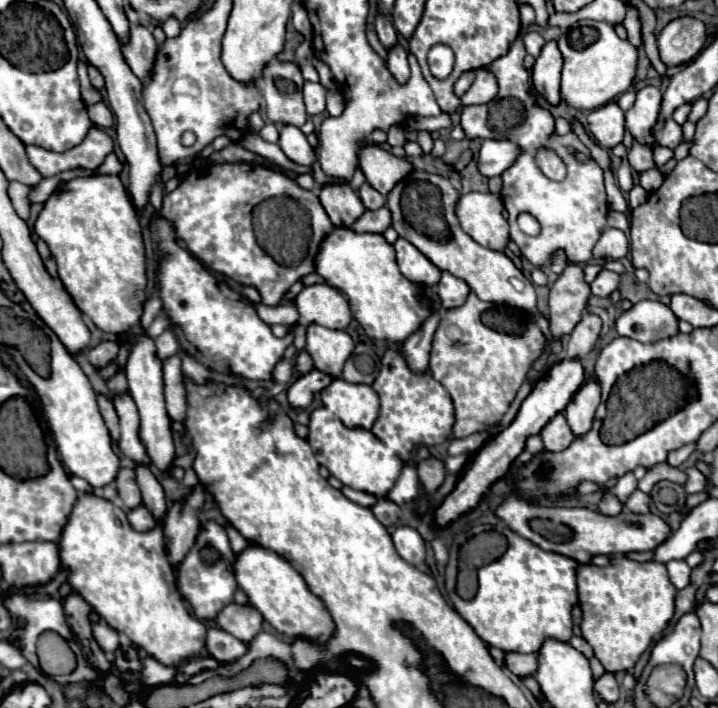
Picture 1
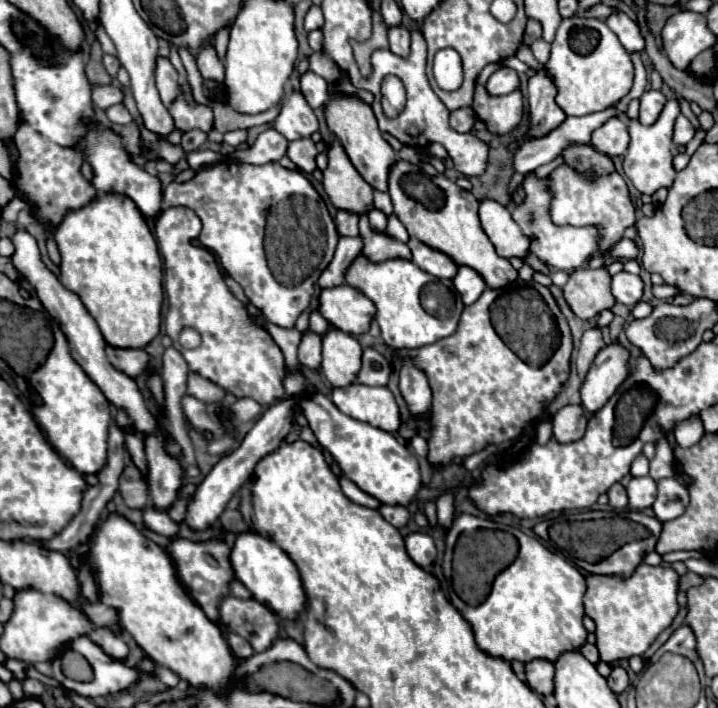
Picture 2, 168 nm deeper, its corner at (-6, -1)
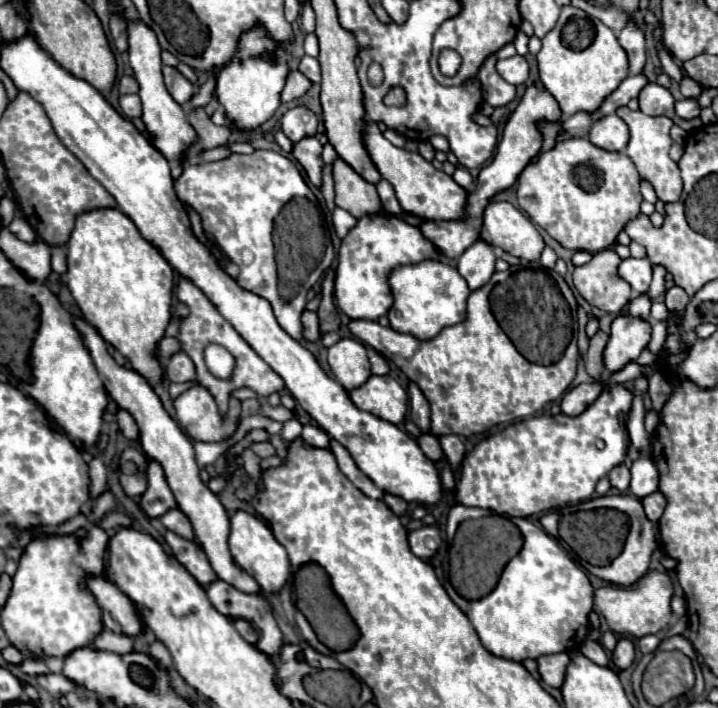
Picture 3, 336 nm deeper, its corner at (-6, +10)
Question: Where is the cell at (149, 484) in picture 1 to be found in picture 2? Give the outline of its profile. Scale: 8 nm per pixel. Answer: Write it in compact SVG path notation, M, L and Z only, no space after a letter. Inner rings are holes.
M126 432L126 448L128 448L128 452L130 452L136 468L144 476L148 476L148 464L146 464L146 456L144 456L144 440L142 438L144 436L140 432L134 432L134 434Z

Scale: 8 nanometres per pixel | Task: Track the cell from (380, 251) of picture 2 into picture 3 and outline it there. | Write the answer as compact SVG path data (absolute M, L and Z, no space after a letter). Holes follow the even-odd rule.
M388 213L368 215L358 219L356 227L344 237L338 251L338 267L334 293L338 307L350 319L370 319L378 321L394 303L388 277L394 267L400 265L416 265L426 259L440 261L442 255L420 232L419 227L406 223L404 219Z

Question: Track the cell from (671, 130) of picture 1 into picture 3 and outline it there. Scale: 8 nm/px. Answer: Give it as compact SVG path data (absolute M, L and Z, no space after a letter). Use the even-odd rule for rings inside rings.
M684 99L684 101L676 101L676 113L682 119L694 119L700 115L700 105L696 99Z

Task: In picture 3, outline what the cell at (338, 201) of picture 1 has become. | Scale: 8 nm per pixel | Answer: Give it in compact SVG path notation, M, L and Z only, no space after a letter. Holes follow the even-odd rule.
M336 207L334 217L332 217L332 223L334 223L334 229L336 229L338 239L344 239L344 237L348 235L348 231L356 225L356 219L354 219L348 211L344 211L344 209Z

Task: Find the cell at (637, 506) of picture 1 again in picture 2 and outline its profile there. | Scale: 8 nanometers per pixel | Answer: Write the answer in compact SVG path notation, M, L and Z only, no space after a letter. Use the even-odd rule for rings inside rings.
M650 476L632 478L626 490L628 490L630 508L634 508L634 510L650 508L656 500L656 482Z

